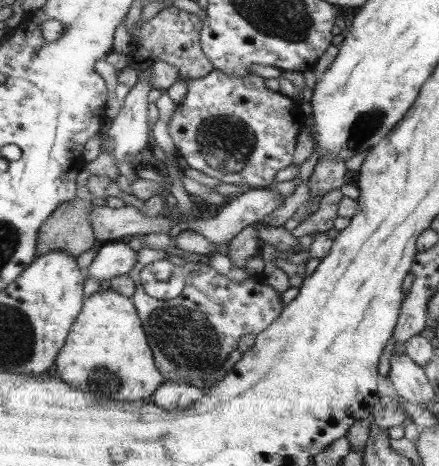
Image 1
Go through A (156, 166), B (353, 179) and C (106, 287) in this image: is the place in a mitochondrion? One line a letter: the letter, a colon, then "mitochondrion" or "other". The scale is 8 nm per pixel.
A: other
B: other
C: other

